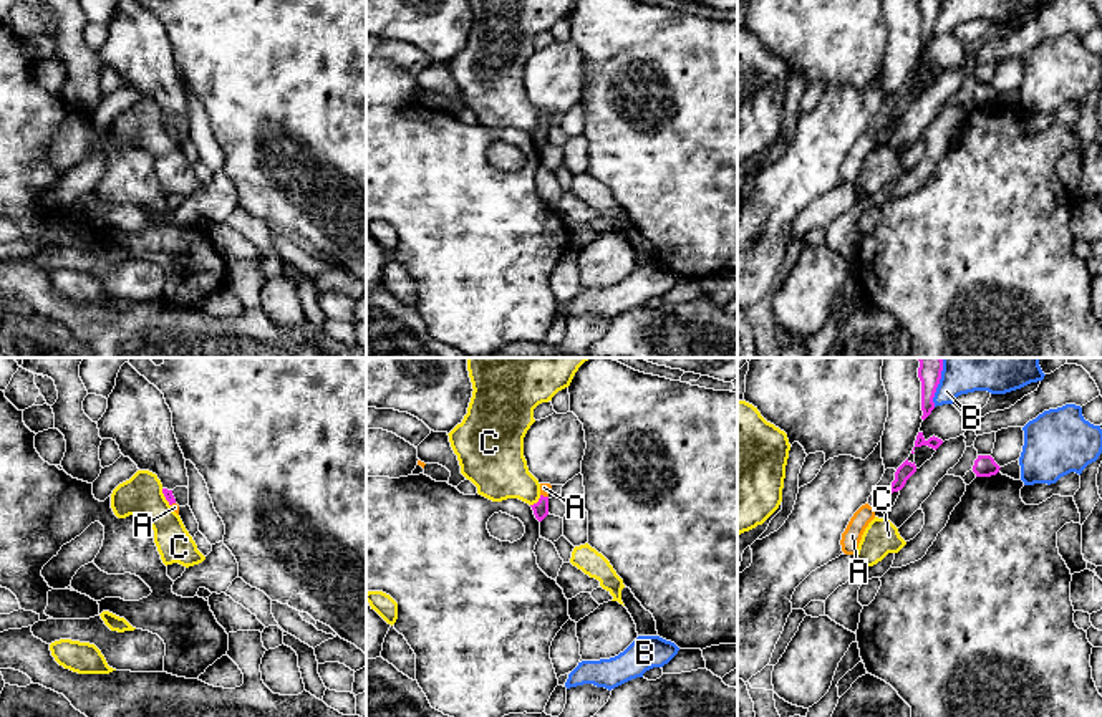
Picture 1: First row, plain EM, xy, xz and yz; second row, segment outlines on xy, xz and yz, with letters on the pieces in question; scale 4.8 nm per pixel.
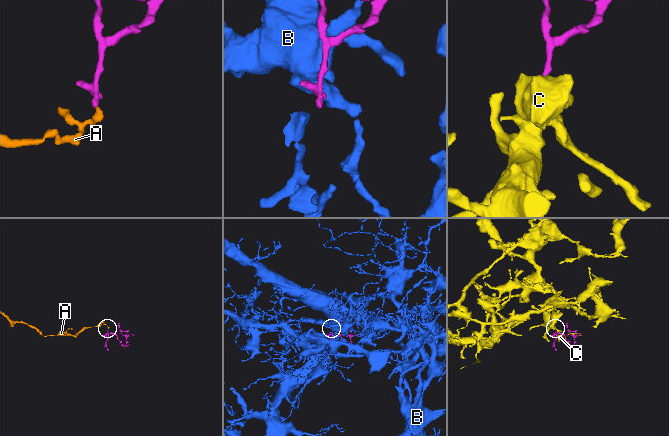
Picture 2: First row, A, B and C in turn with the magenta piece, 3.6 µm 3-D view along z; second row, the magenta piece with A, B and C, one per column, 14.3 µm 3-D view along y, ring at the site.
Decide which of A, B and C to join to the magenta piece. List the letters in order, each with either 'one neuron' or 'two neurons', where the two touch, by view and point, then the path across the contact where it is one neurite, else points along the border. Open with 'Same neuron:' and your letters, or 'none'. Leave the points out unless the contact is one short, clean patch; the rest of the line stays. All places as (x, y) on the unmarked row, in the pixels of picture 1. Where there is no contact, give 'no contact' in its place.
Same neuron: A
A: one neuron; meets magenta in xz at (542, 125); runs through xz (541, 138), (542, 125), (544, 116)
B: two neurons; meets magenta in yz at (935, 19)
C: two neurons; meets magenta in xz at (537, 131); border along xz (541, 125), (531, 134)

